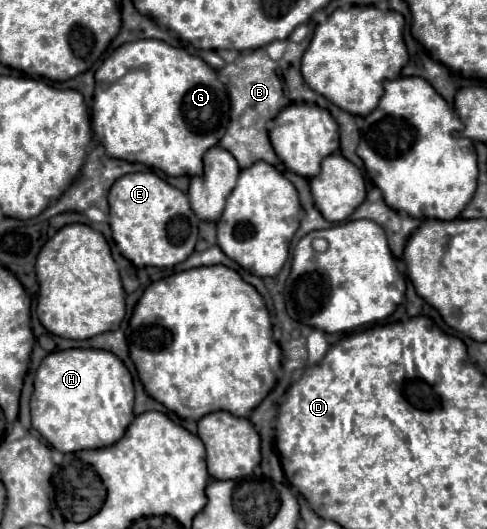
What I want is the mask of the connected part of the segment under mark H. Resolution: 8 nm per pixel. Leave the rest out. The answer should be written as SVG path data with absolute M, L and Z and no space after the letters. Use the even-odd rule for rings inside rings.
M65 349L65 351L53 351L49 353L37 373L35 373L35 411L31 403L31 415L35 413L33 427L45 437L57 451L71 453L77 449L95 449L111 445L113 441L119 441L131 423L133 415L133 379L129 369L123 365L123 361L105 349Z

